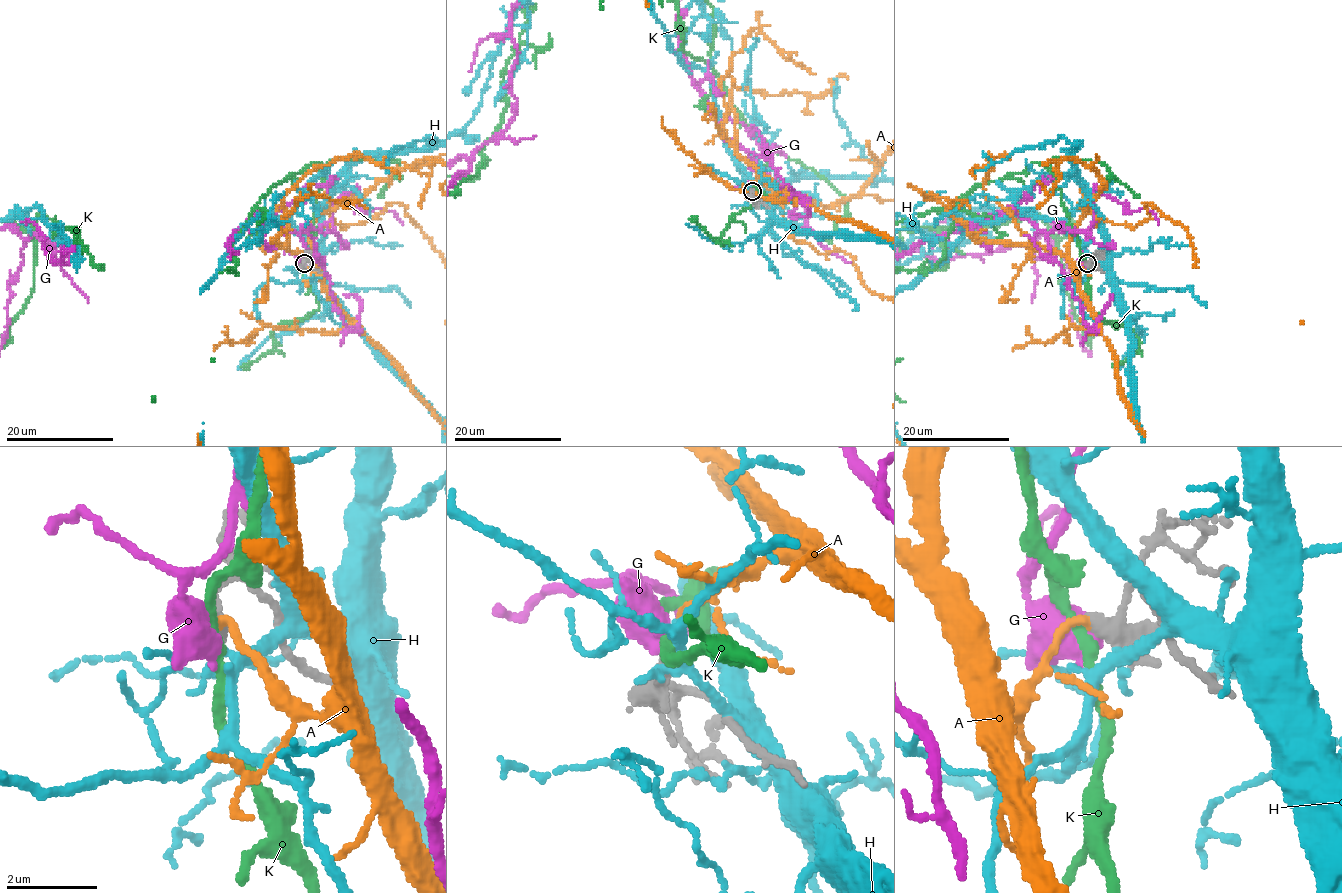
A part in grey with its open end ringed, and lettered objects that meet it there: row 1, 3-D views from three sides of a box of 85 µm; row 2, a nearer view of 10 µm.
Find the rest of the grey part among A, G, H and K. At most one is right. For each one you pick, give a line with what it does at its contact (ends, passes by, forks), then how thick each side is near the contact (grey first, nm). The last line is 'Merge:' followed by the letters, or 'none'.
A: it ends | 300/180 nm
Merge: A

